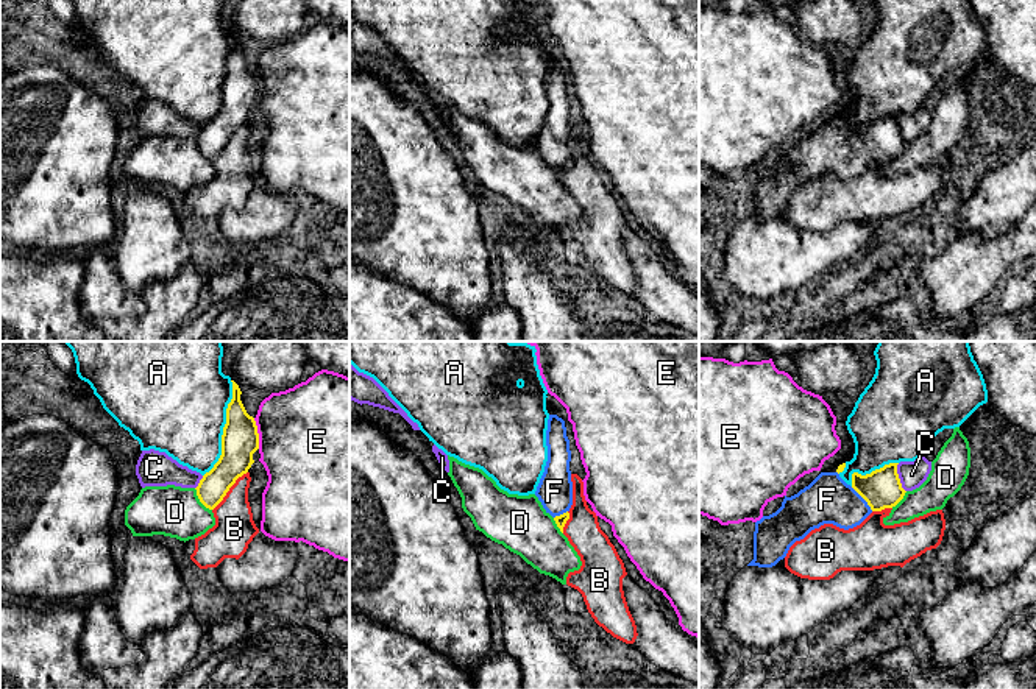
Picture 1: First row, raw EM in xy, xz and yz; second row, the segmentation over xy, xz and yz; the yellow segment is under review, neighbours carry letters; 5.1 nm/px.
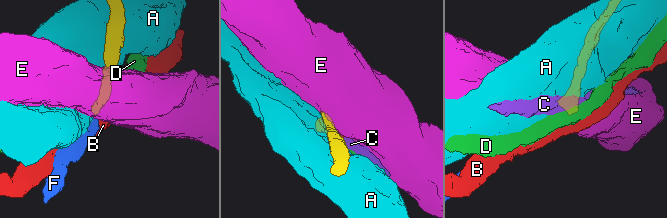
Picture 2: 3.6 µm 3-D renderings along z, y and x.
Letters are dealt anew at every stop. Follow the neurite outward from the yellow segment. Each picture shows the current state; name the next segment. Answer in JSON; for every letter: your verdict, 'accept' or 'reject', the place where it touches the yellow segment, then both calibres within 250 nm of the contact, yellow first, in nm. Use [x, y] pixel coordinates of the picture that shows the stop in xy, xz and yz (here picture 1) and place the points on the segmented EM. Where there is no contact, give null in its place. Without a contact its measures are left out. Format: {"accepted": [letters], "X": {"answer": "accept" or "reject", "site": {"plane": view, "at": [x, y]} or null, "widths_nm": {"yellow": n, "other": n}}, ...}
{"accepted": ["F"], "A": {"answer": "reject", "site": {"plane": "xy", "at": [223, 429]}, "widths_nm": {"yellow": 190, "other": 480}}, "B": {"answer": "reject", "site": {"plane": "xy", "at": [228, 490]}, "widths_nm": {"yellow": 180, "other": 220}}, "C": {"answer": "reject", "site": {"plane": "yz", "at": [897, 477]}, "widths_nm": {"yellow": 200, "other": 140}}, "D": {"answer": "reject", "site": {"plane": "xy", "at": [200, 501]}, "widths_nm": {"yellow": 150, "other": 260}}, "E": {"answer": "reject", "site": {"plane": "xy", "at": [258, 434]}, "widths_nm": {"yellow": 190, "other": 500}}, "F": {"answer": "accept", "site": {"plane": "yz", "at": [863, 498]}, "widths_nm": {"yellow": 200, "other": 240}}}

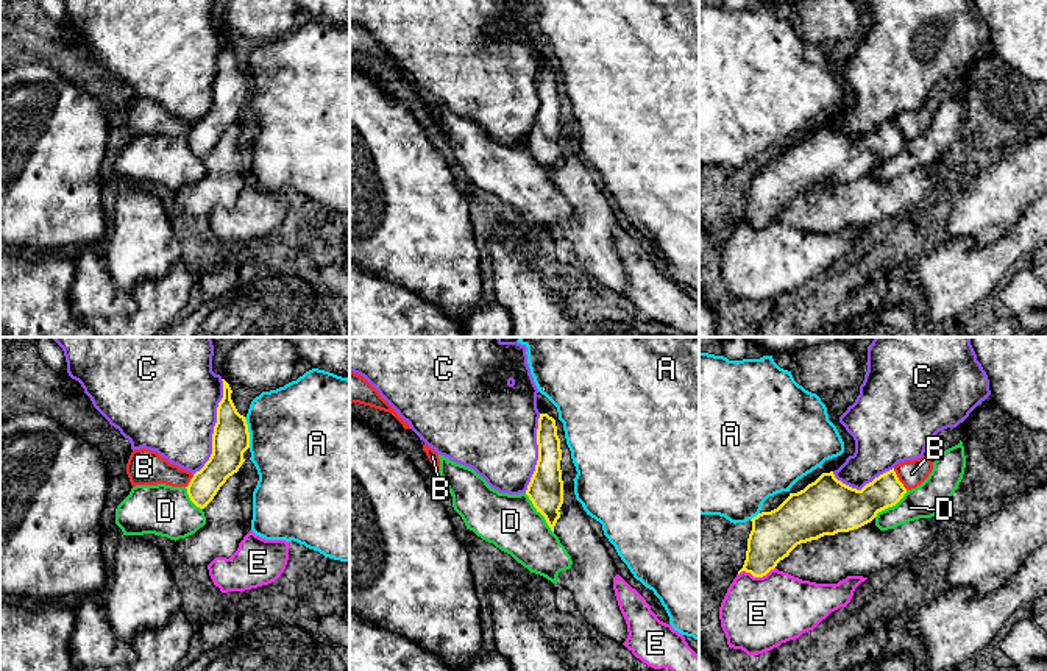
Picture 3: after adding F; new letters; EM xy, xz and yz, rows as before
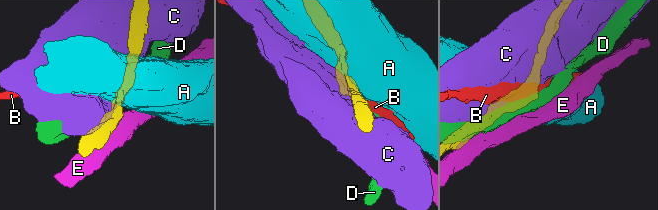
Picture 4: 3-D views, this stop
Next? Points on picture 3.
{"accepted": [], "A": {"answer": "reject", "site": {"plane": "xy", "at": [248, 433]}, "widths_nm": {"yellow": 190, "other": 500}}, "B": {"answer": "reject", "site": {"plane": "yz", "at": [897, 479]}, "widths_nm": {"yellow": 190, "other": 140}}, "C": {"answer": "reject", "site": {"plane": "xy", "at": [214, 428]}, "widths_nm": {"yellow": 190, "other": 480}}, "D": {"answer": "reject", "site": {"plane": "xz", "at": [540, 512]}, "widths_nm": {"yellow": 180, "other": 280}}, "E": {"answer": "reject", "site": {"plane": "yz", "at": [755, 576]}, "widths_nm": {"yellow": 240, "other": 380}}}

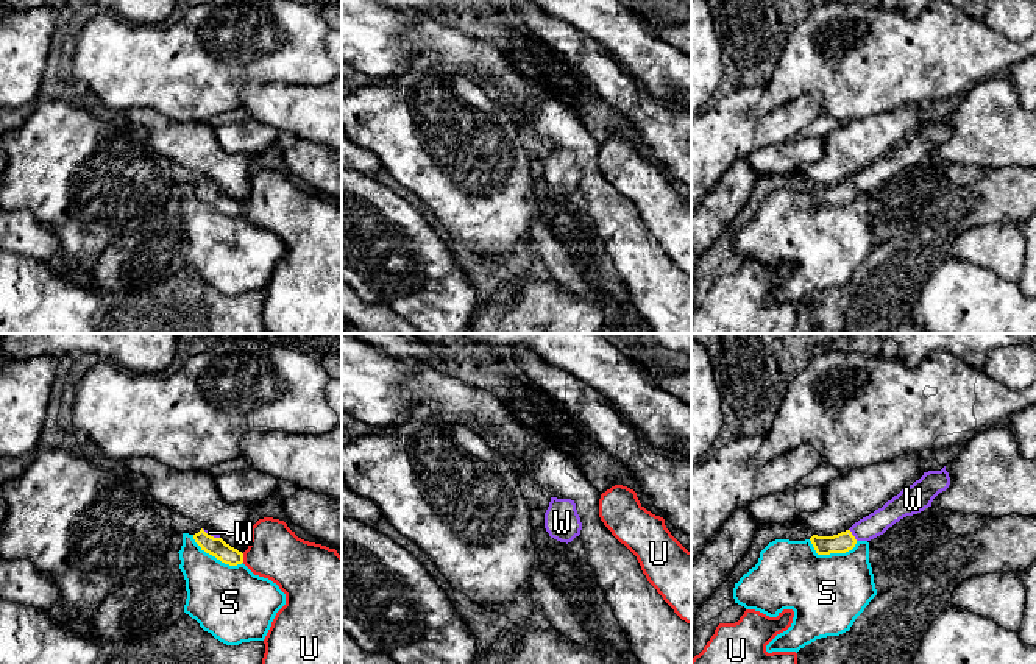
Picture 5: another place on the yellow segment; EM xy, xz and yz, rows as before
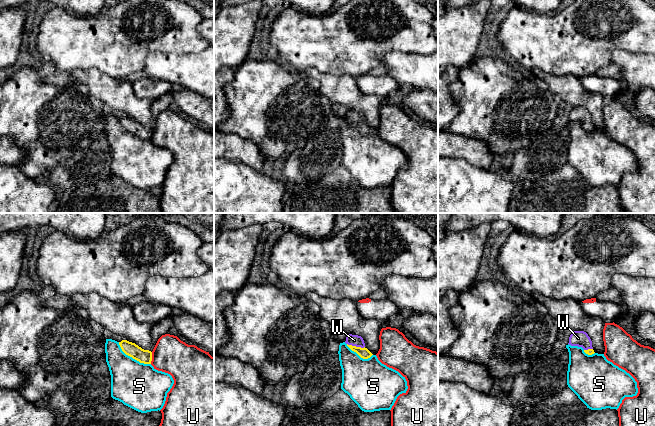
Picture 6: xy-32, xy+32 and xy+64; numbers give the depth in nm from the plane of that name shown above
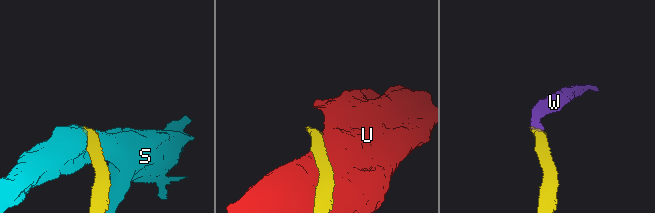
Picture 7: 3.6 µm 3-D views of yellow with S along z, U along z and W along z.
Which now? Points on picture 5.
{"accepted": ["W"], "S": {"answer": "reject", "site": {"plane": "yz", "at": [832, 552]}, "widths_nm": {"yellow": 110, "other": 400}}, "U": {"answer": "reject", "site": {"plane": "xy", "at": [242, 558]}, "widths_nm": {"yellow": 100, "other": 280}}, "W": {"answer": "accept", "site": {"plane": "yz", "at": [852, 535]}, "widths_nm": {"yellow": 110, "other": 120}}}

